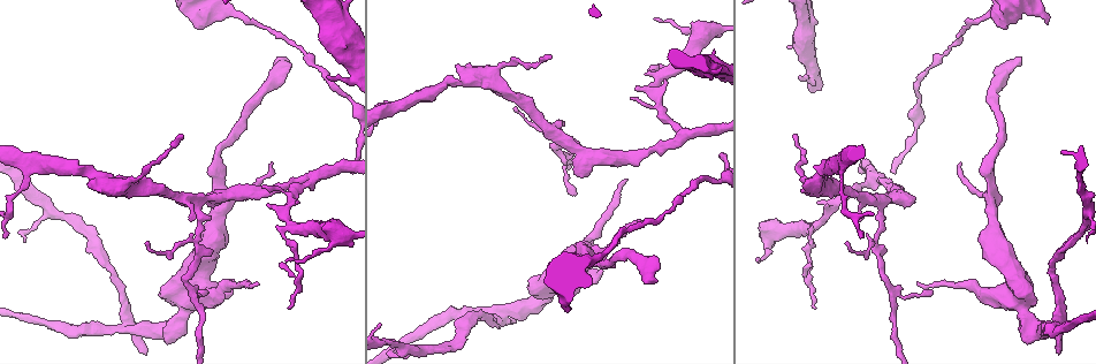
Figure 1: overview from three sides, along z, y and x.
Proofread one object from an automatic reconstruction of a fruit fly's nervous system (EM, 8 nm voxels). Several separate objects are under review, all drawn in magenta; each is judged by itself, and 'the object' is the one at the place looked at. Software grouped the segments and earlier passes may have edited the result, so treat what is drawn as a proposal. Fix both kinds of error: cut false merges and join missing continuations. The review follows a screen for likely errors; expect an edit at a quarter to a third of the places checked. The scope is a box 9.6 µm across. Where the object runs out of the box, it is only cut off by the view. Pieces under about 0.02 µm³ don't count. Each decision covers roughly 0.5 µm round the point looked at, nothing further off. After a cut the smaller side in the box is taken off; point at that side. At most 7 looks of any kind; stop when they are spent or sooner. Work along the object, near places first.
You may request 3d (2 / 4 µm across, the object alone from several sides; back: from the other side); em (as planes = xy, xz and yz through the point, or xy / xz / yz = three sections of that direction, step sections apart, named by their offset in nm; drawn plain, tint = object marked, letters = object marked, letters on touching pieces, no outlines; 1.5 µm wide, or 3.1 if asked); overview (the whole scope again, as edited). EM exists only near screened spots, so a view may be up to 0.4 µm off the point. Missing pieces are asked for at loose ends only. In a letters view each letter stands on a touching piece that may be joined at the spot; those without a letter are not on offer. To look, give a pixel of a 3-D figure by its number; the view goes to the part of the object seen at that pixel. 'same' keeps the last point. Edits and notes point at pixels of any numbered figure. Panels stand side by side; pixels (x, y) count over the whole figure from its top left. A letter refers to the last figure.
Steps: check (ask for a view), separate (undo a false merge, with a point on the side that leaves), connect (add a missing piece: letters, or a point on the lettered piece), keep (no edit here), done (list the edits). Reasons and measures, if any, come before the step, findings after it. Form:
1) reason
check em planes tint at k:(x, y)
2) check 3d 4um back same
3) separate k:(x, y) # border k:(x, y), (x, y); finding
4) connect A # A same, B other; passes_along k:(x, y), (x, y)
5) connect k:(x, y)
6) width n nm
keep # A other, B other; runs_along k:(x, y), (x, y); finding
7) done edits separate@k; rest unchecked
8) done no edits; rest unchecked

a narrow waist
check 3d 4um at 1:(80, 173)

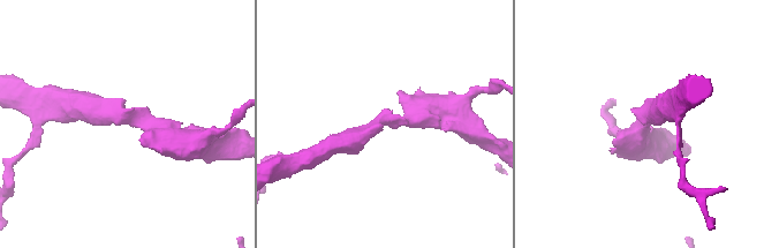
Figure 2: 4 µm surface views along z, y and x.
arm_widths 340, 460 nm; shape alone is not enough
check em planes letters at 2:(131, 119)

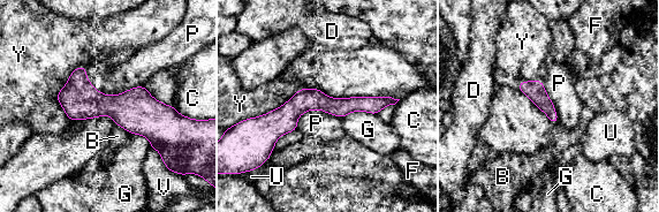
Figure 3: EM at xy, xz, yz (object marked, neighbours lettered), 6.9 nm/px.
width 140 nm; longest_contact Y 400 nm
keep # B other, C other, D other, F other, G other, P other, U other, V other, Y other; continuous, no second cell

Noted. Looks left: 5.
a narrow waist
check 3d 2um at 1:(689, 188)

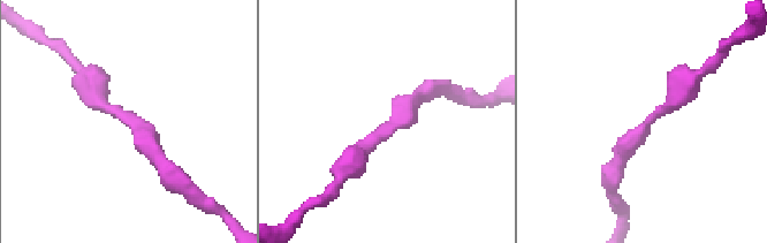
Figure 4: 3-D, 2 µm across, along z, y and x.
check em planes letters at 4:(648, 124)

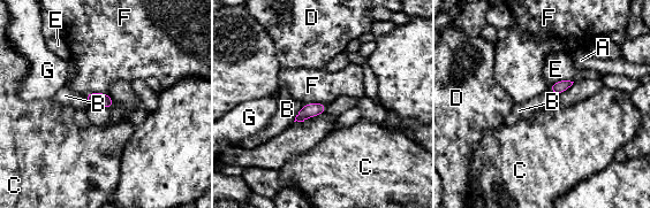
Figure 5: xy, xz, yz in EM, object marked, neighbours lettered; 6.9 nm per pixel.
keep # A other, B other, C other, D other, E other, F other, G other; border 5:(326, 104), (305, 104), (303, 106); continuous, no second cell

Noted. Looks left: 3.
end of a long branch
check em xy step 4 letters at 1:(287, 60)

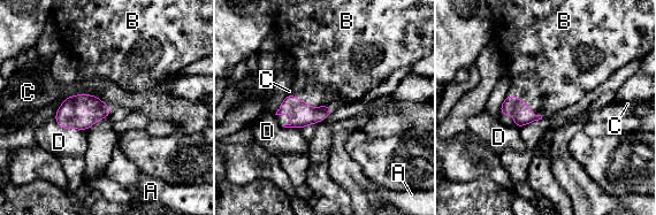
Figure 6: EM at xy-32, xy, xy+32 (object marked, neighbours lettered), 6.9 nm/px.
check em planes letters same

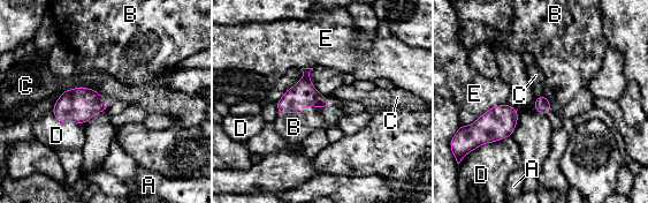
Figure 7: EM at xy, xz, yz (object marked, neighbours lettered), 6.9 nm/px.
connect B # A other, B same, C other, D other, E other; passes_along 7:(296, 99), (304, 111), (294, 127); it goes on there

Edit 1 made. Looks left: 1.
done edits connect@7; rest unchecked

